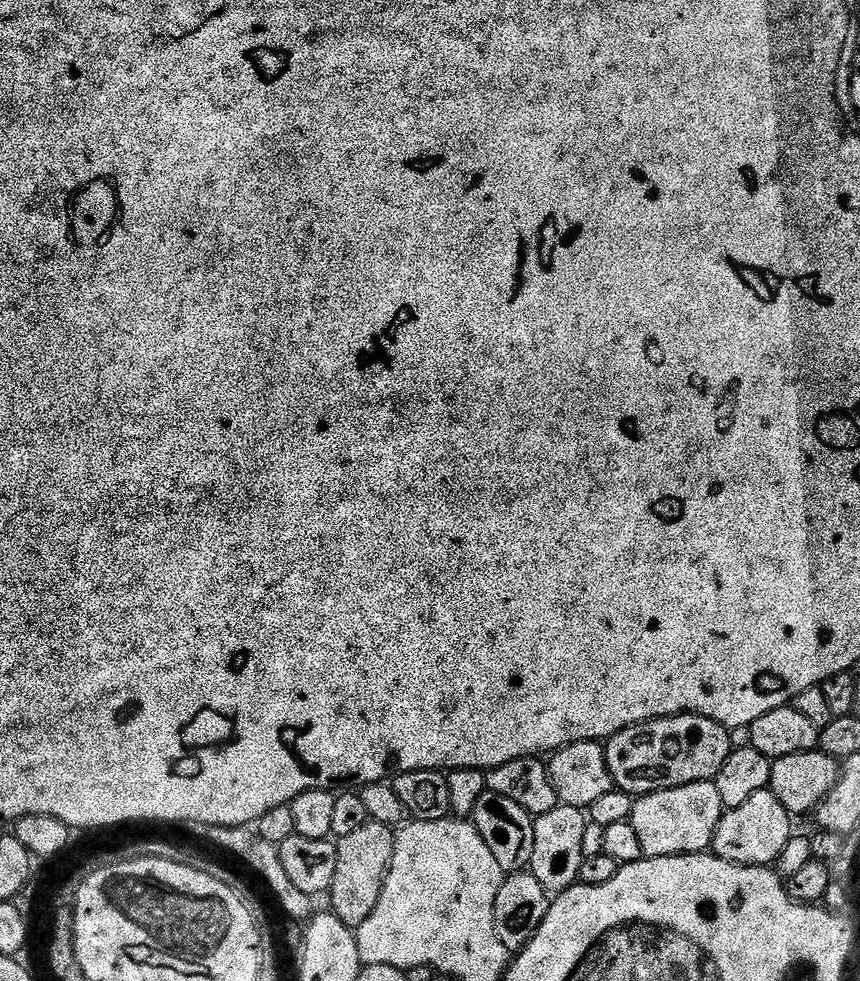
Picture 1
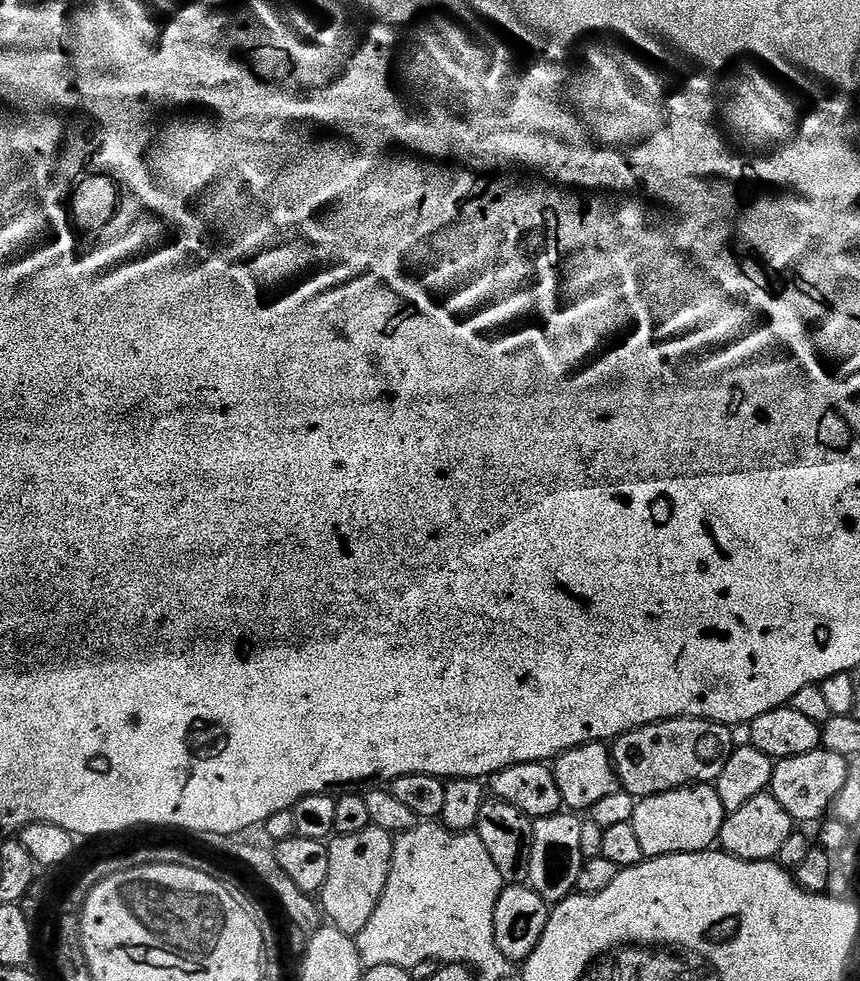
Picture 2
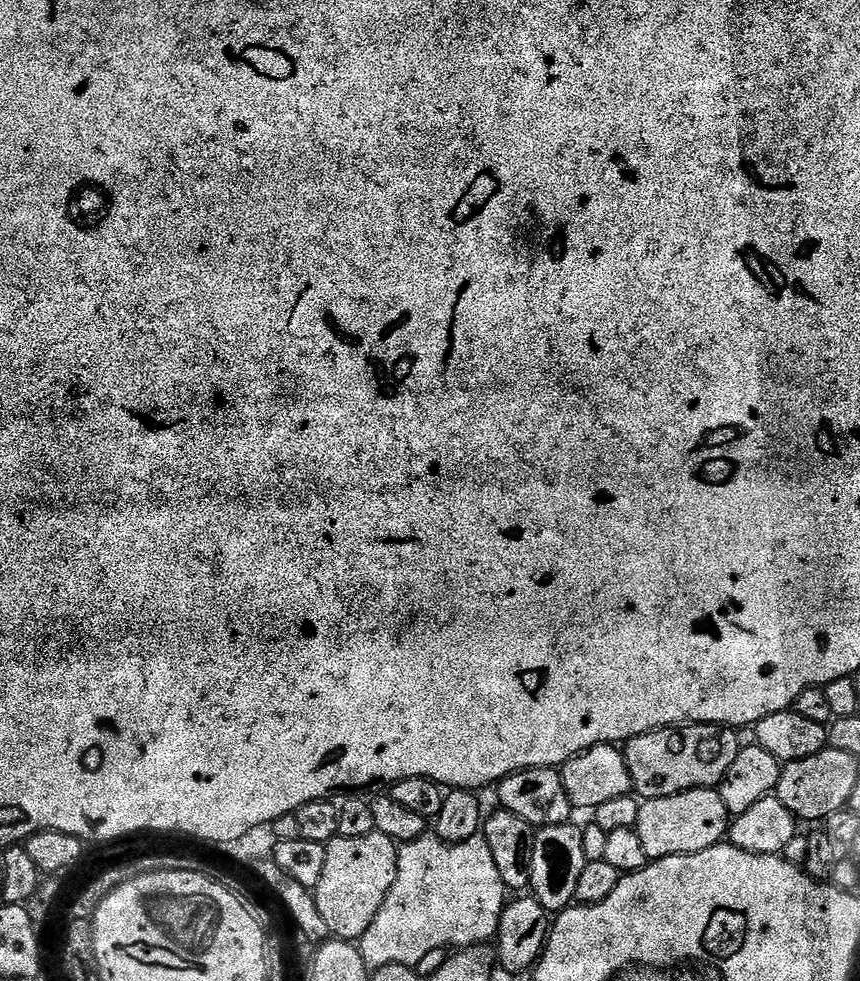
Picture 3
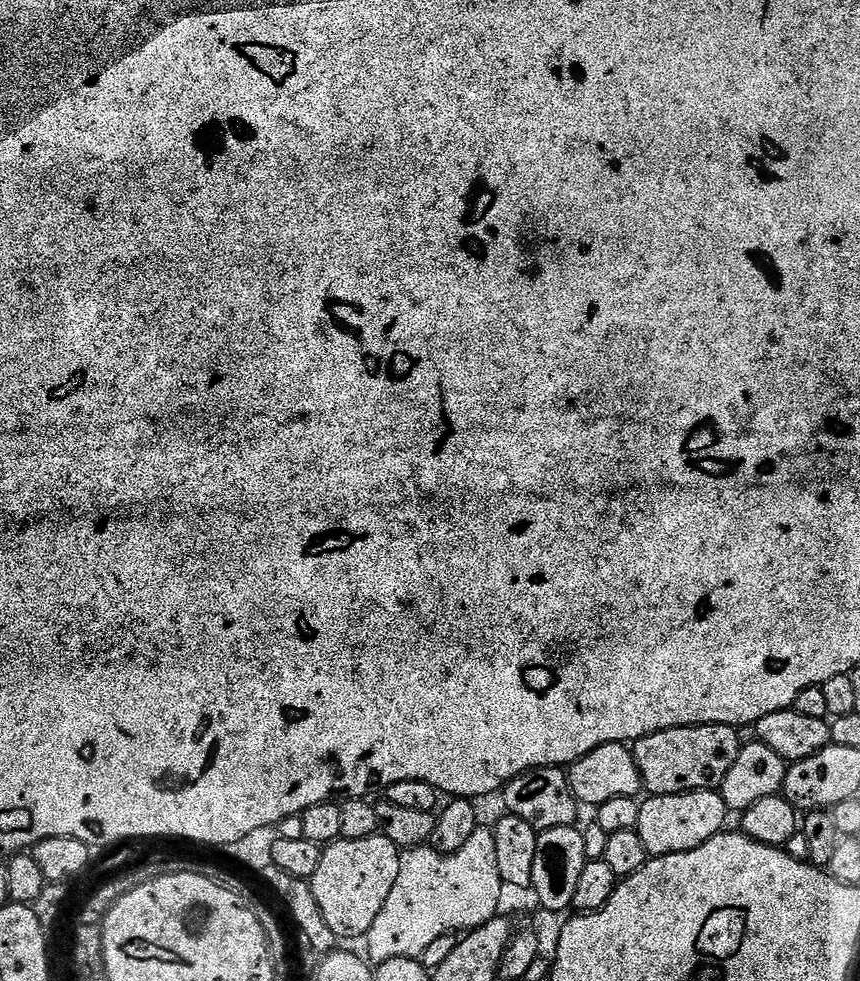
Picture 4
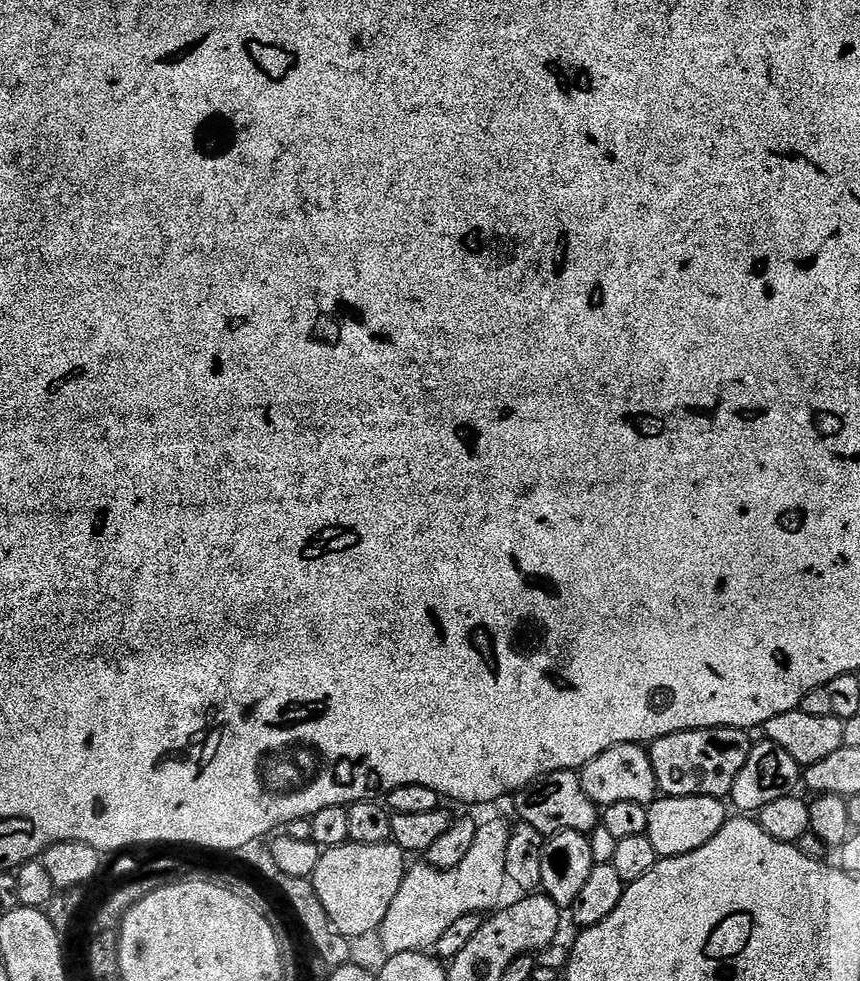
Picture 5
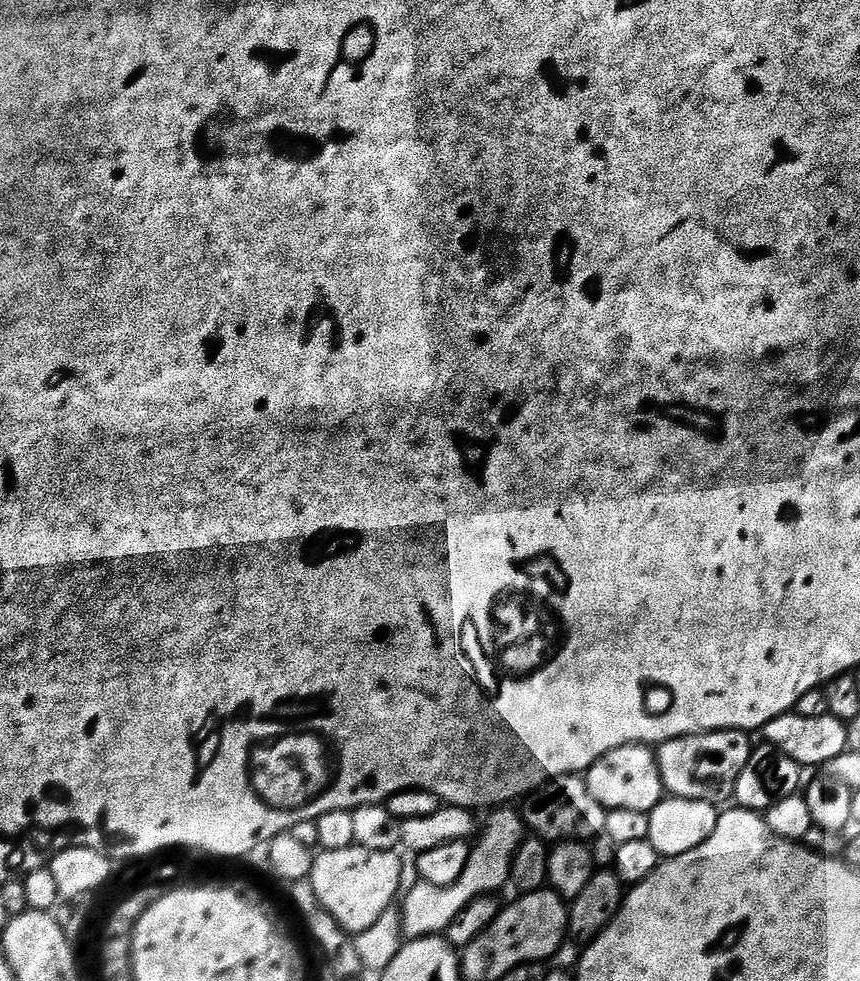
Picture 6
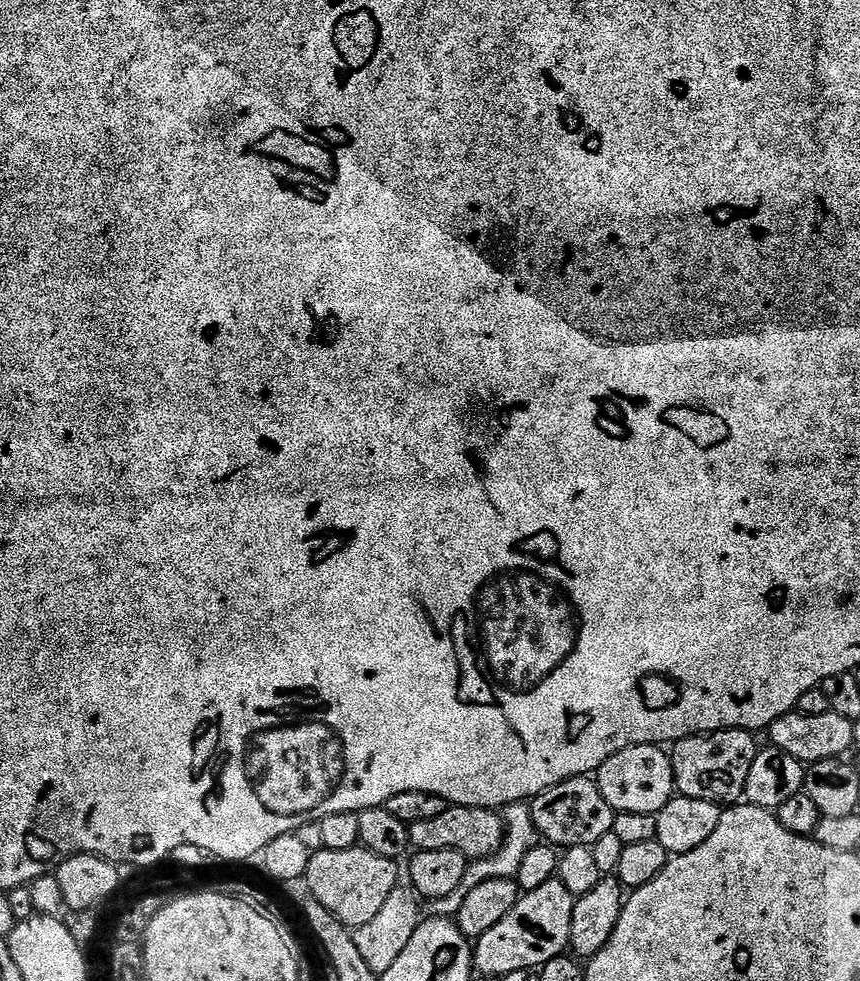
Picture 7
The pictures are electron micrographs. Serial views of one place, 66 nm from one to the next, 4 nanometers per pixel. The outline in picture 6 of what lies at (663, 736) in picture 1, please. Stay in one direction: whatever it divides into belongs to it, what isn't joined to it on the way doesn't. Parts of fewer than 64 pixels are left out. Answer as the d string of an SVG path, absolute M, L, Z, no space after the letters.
M723 728L720 732L683 736L659 745L655 753L665 793L669 797L701 800L717 806L727 805L735 797L742 769L745 768L746 762L750 762L750 754L754 747L752 739L749 733Z

